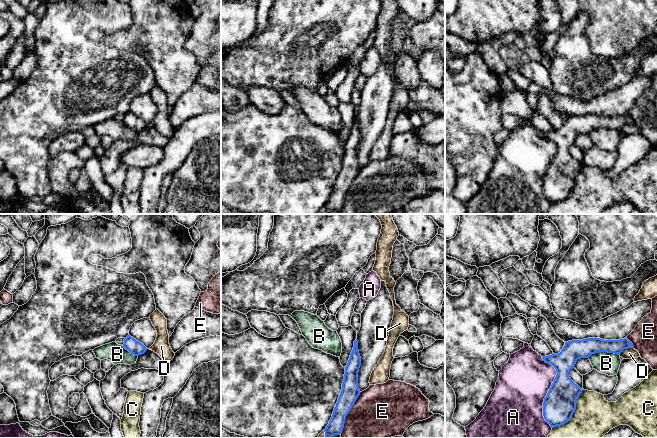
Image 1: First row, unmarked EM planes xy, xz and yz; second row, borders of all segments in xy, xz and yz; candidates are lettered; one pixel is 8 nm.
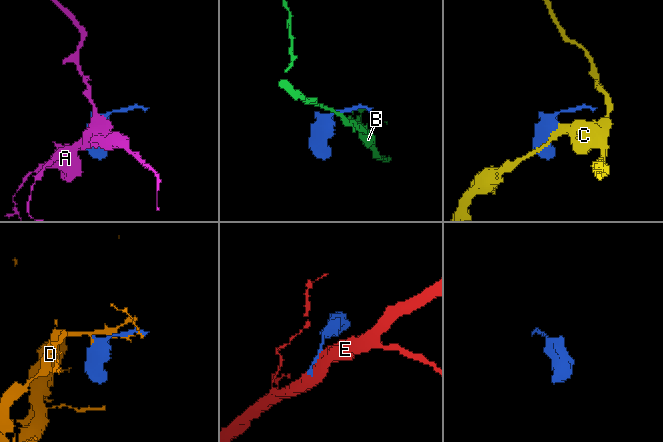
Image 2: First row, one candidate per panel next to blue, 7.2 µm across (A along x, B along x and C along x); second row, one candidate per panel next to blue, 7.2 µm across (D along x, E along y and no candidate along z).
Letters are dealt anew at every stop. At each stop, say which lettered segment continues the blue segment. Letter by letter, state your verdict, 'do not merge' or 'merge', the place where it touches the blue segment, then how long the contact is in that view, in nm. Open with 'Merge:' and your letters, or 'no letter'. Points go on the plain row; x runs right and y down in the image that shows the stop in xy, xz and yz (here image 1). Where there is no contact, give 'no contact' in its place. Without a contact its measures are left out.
Merge: no letter
A: do not merge; contact yz (548, 167); length 550 nm
B: do not merge; contact yz (603, 127); length 260 nm
C: do not merge; contact yz (573, 188); length 400 nm
D: do not merge; contact yz (626, 124); length 130 nm
E: do not merge; contact xz (348, 188); length 380 nm

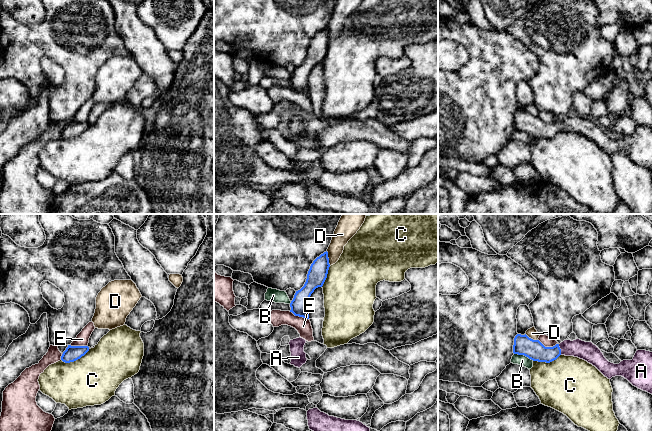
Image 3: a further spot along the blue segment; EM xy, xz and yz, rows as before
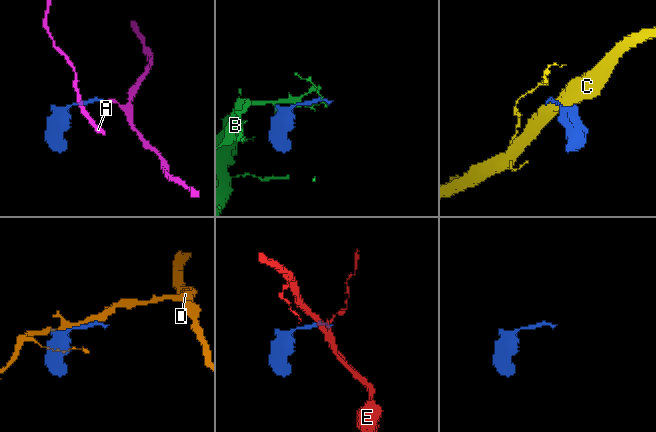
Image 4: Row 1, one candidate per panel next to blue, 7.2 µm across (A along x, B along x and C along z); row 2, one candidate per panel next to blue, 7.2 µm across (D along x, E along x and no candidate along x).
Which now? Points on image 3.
Merge: A
A: merge; contact yz (560, 125); length 90 nm
B: do not merge; contact yz (524, 131); length 170 nm
C: do not merge; contact xy (75, 136); length 240 nm
D: do not merge; contact xz (328, 34); length 120 nm
E: do not merge; contact yz (548, 123); length 170 nm

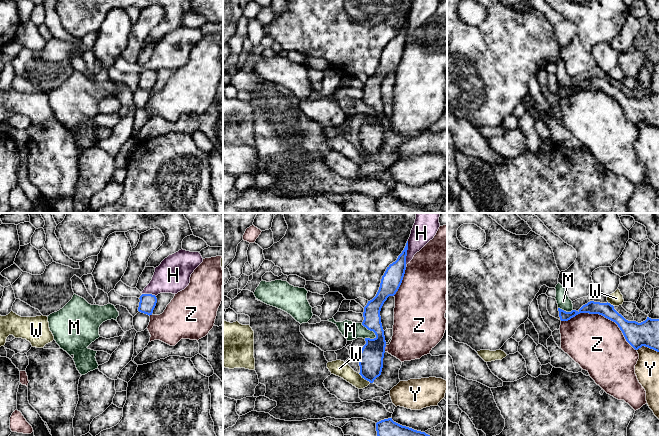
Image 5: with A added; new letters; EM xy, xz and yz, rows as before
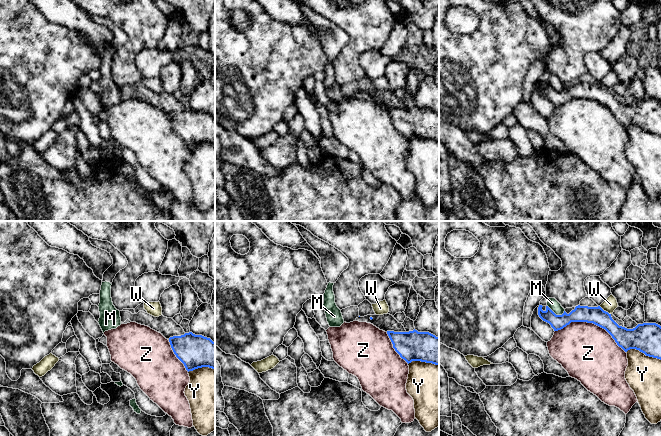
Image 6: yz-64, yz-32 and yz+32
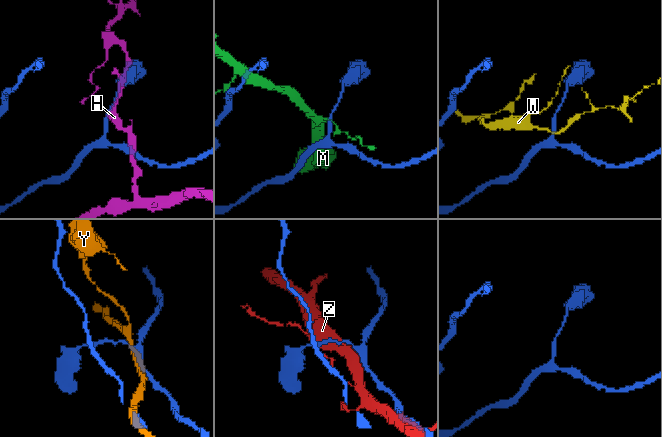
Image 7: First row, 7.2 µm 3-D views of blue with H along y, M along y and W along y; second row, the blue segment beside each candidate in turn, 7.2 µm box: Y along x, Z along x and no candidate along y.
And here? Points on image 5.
Merge: no letter
H: do not merge; contact xz (406, 30); length 200 nm
M: do not merge; contact xz (370, 106); length 170 nm
W: do not merge; contact xz (364, 154); length 130 nm
Y: do not merge; contact yz (648, 123); length 180 nm
Z: do not merge; contact yz (602, 91); length 650 nm

